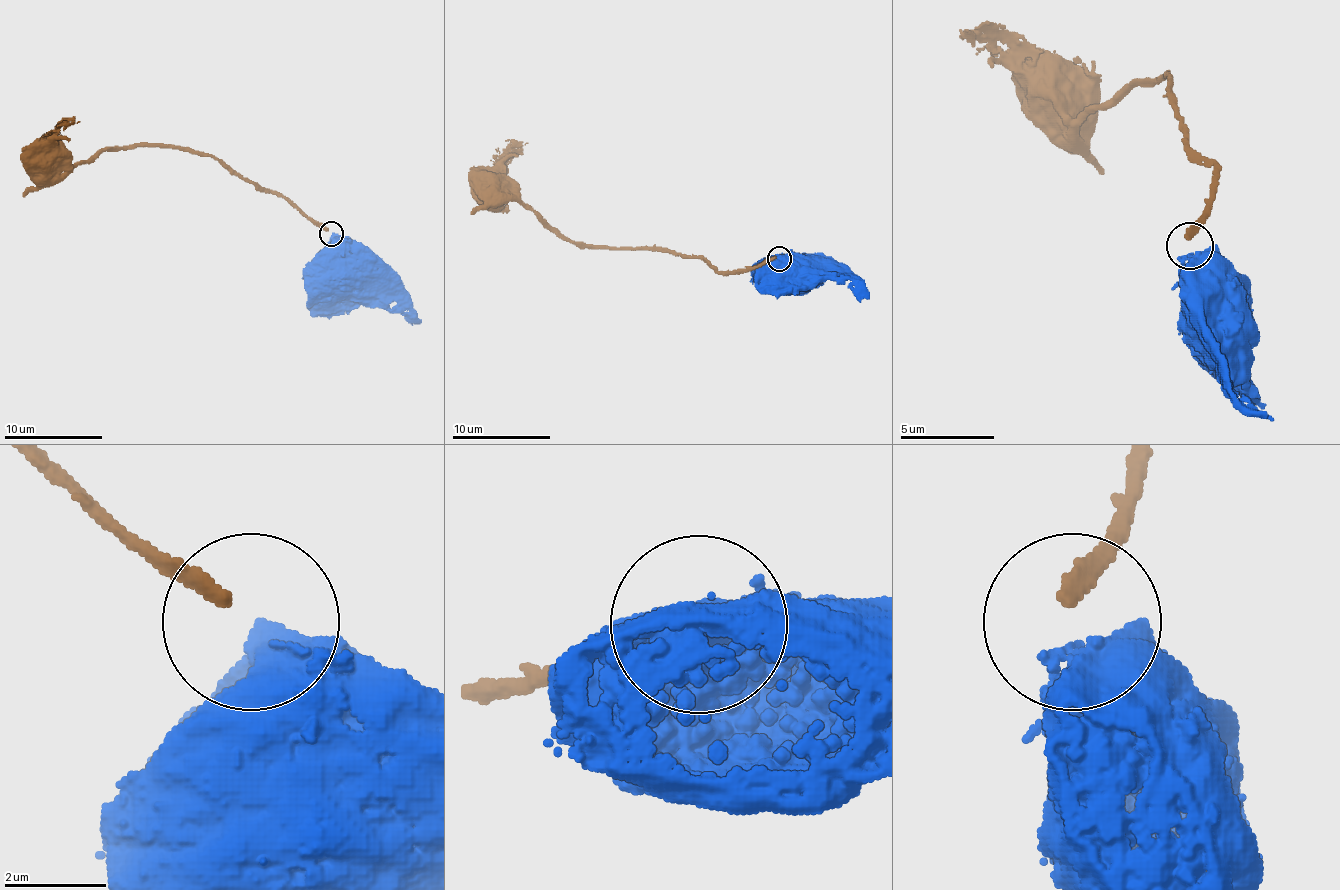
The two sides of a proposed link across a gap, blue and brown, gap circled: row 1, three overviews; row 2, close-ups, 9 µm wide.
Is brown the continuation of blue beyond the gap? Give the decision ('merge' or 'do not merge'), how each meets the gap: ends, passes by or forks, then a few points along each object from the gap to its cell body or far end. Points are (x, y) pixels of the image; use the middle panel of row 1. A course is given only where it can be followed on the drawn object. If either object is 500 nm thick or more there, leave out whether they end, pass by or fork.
do not merge; course blue (783, 258), (791, 258), (796, 266); course brown (776, 258), (730, 271), (656, 249), (576, 246), (519, 197), (492, 192), (490, 185)

